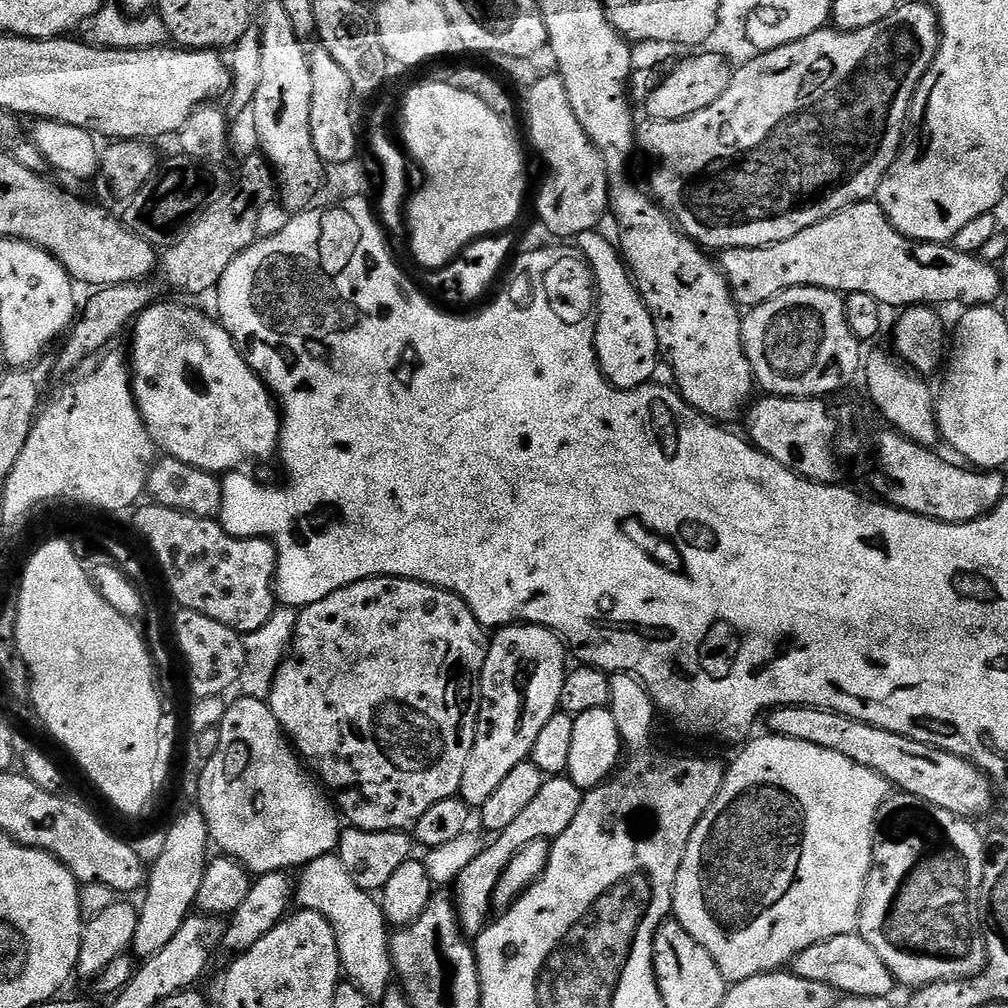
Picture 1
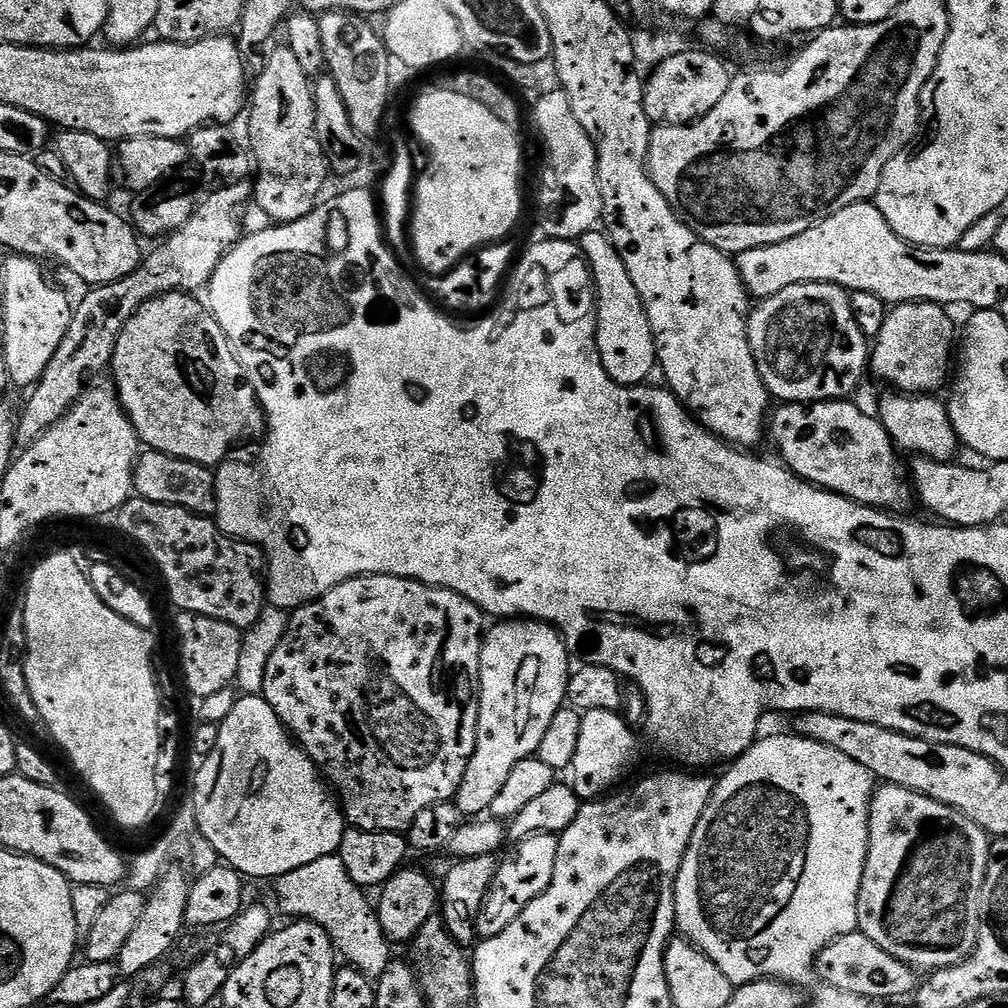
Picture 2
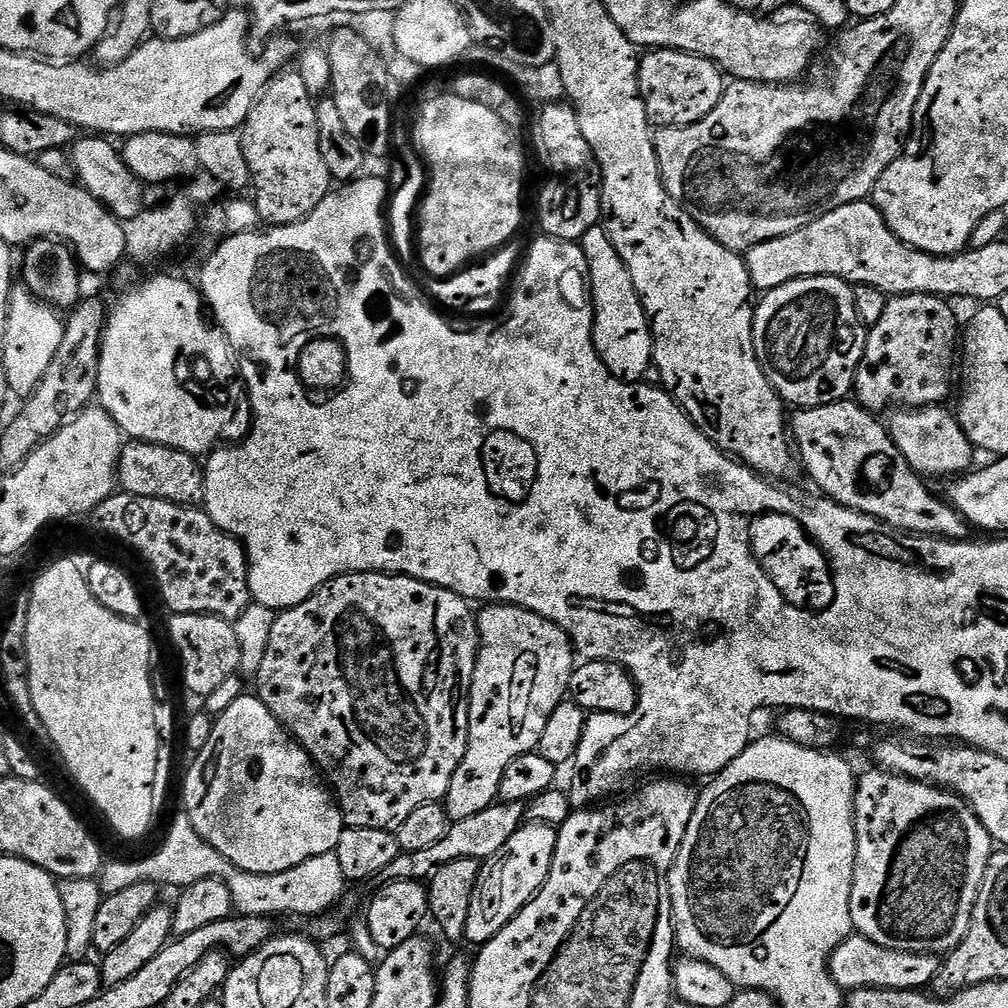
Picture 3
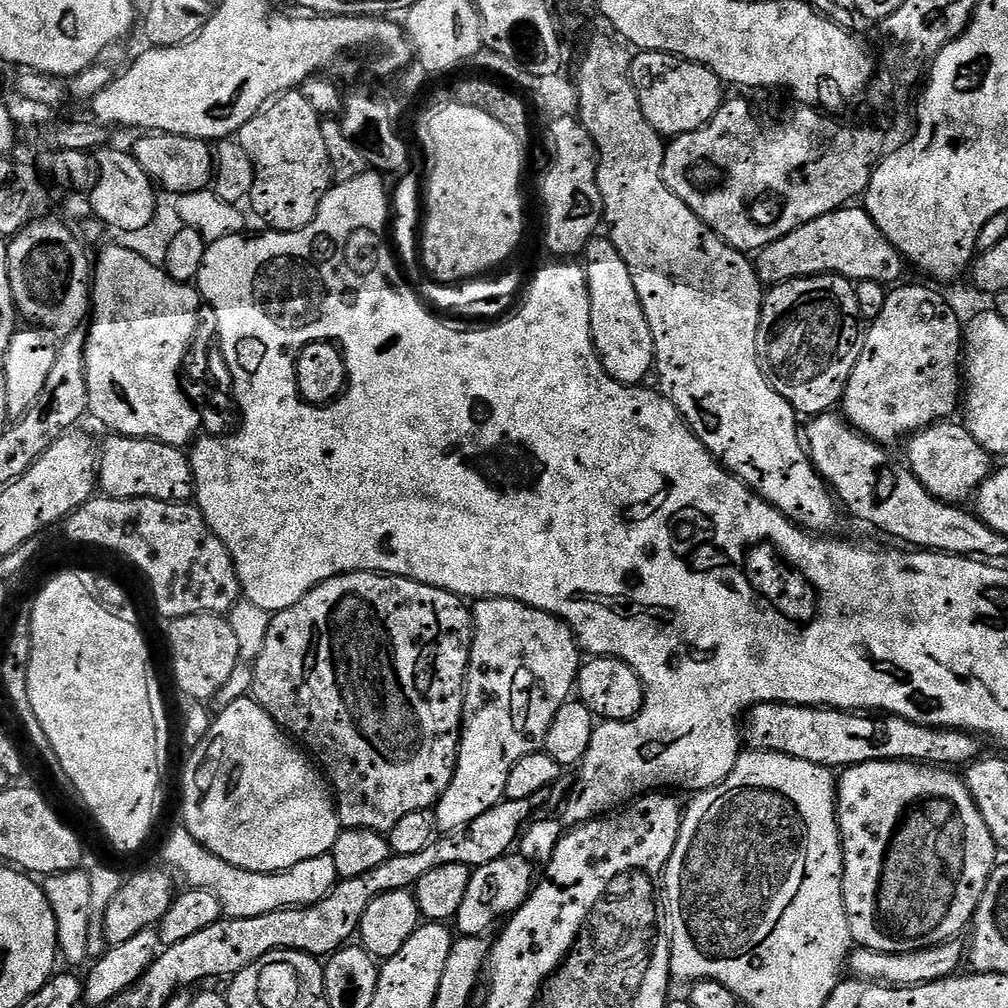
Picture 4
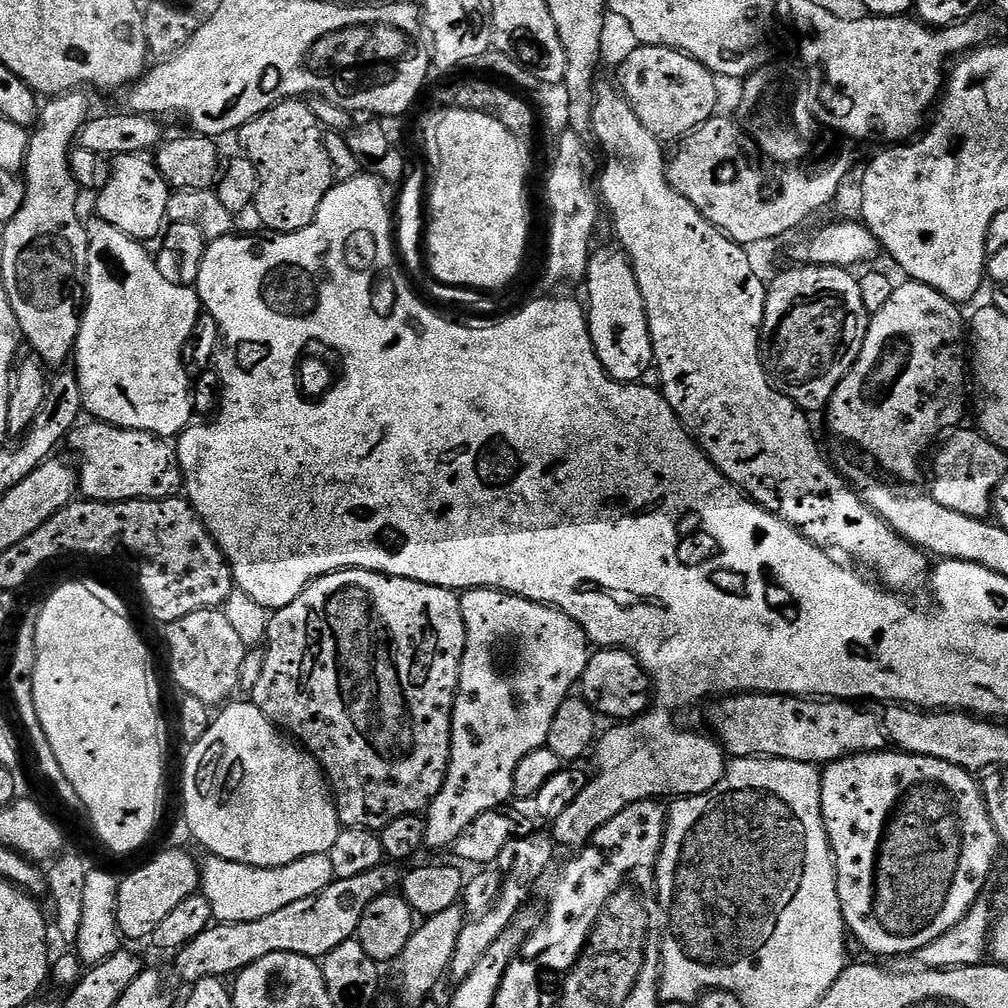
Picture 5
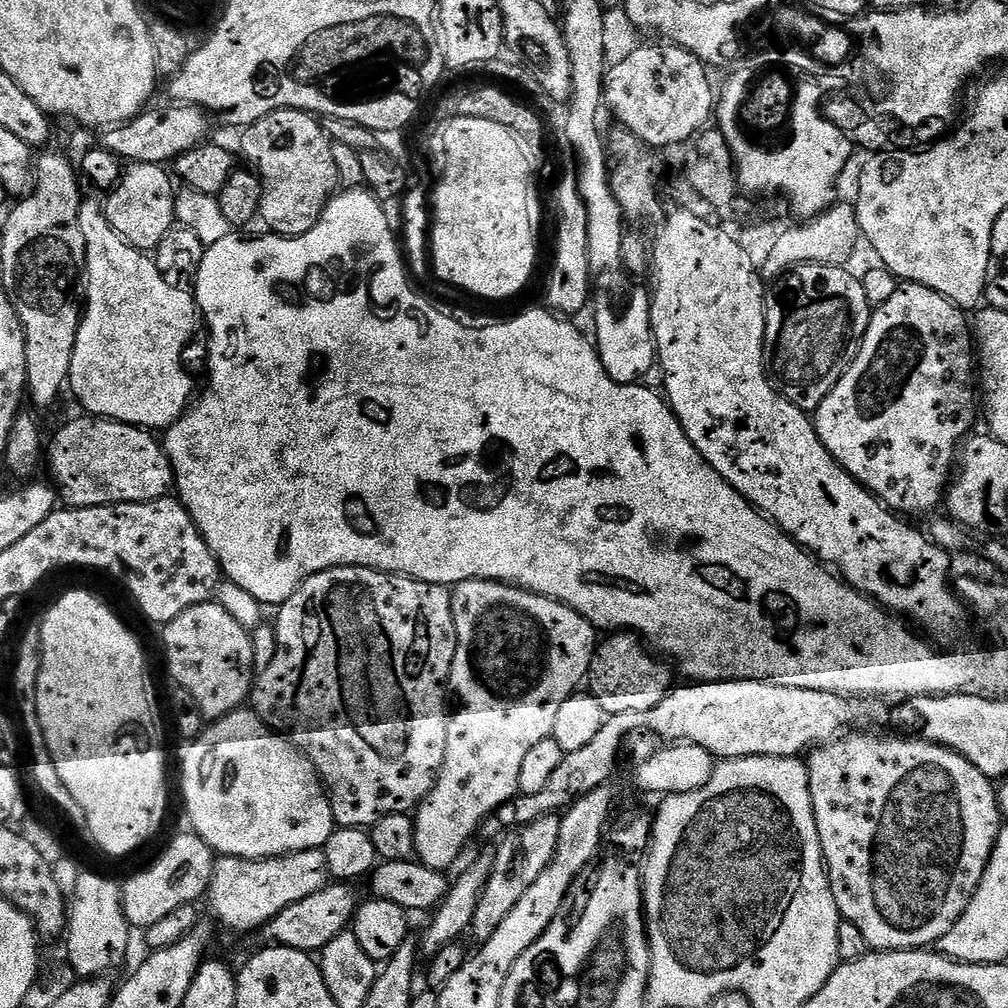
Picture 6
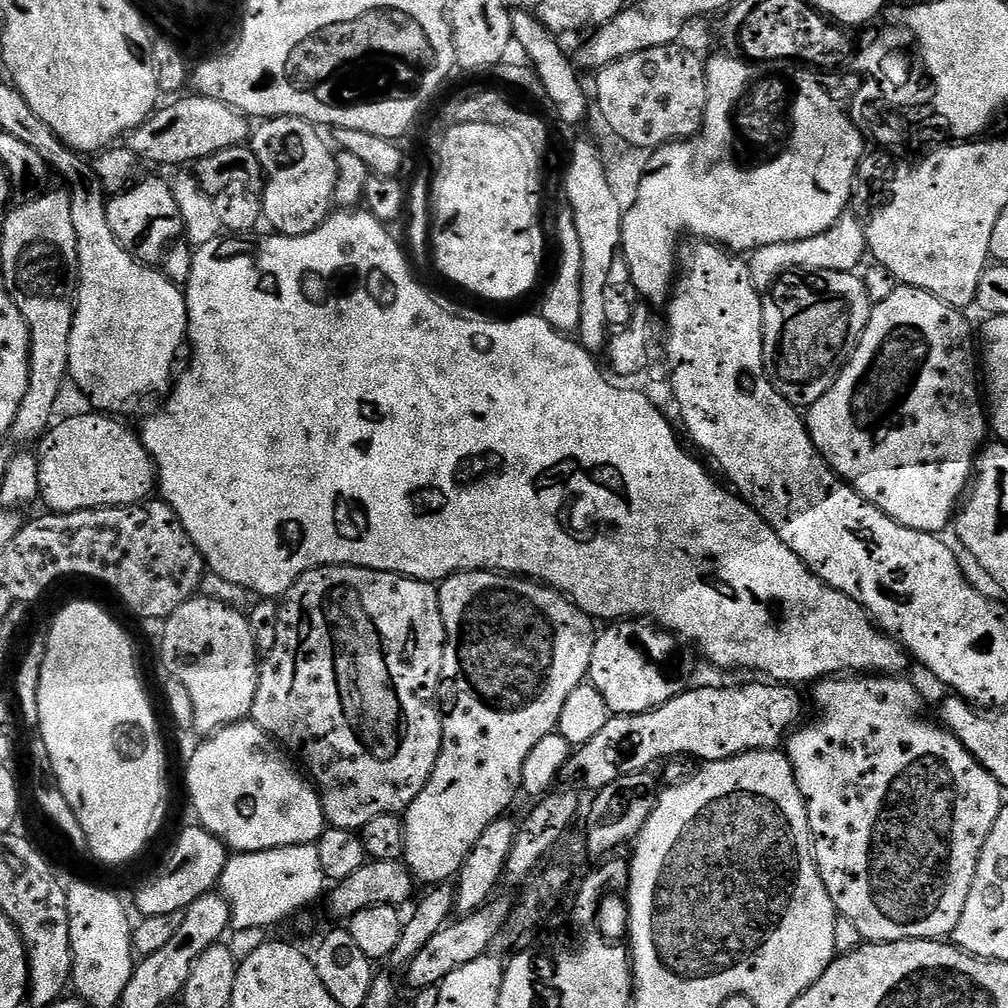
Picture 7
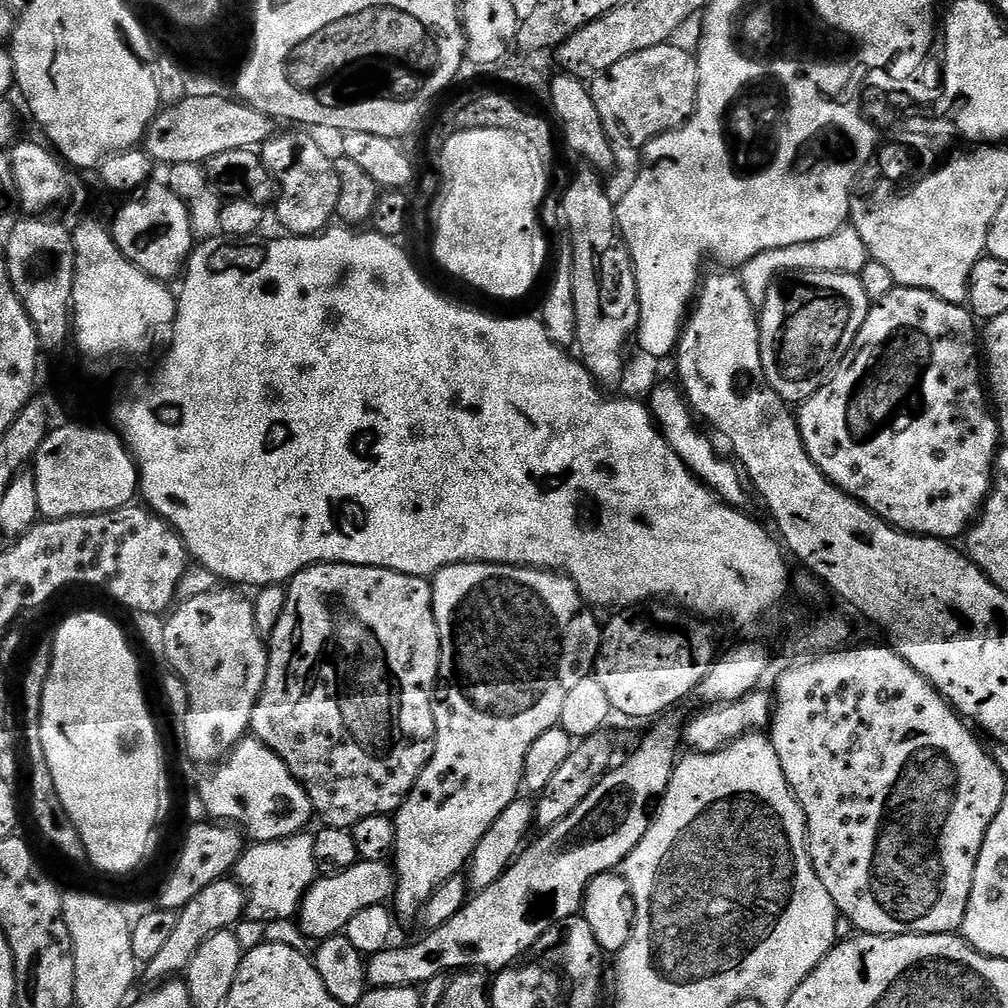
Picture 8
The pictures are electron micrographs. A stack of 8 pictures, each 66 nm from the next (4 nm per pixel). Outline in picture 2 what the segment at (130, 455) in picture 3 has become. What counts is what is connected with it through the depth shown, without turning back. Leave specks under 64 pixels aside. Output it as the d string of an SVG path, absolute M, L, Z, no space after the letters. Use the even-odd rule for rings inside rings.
M141 451L132 476L134 492L141 500L178 506L190 510L195 516L211 517L216 511L216 477L206 464L195 464L165 452Z

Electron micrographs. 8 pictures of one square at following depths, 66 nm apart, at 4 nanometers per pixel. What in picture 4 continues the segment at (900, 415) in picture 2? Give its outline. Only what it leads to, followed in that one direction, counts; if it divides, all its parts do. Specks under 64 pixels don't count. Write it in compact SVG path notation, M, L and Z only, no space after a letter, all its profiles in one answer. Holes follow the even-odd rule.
M937 422L912 433L907 441L906 463L928 493L948 504L960 506L971 501L982 482L992 475L994 457L969 434L963 423L952 423L956 422Z

